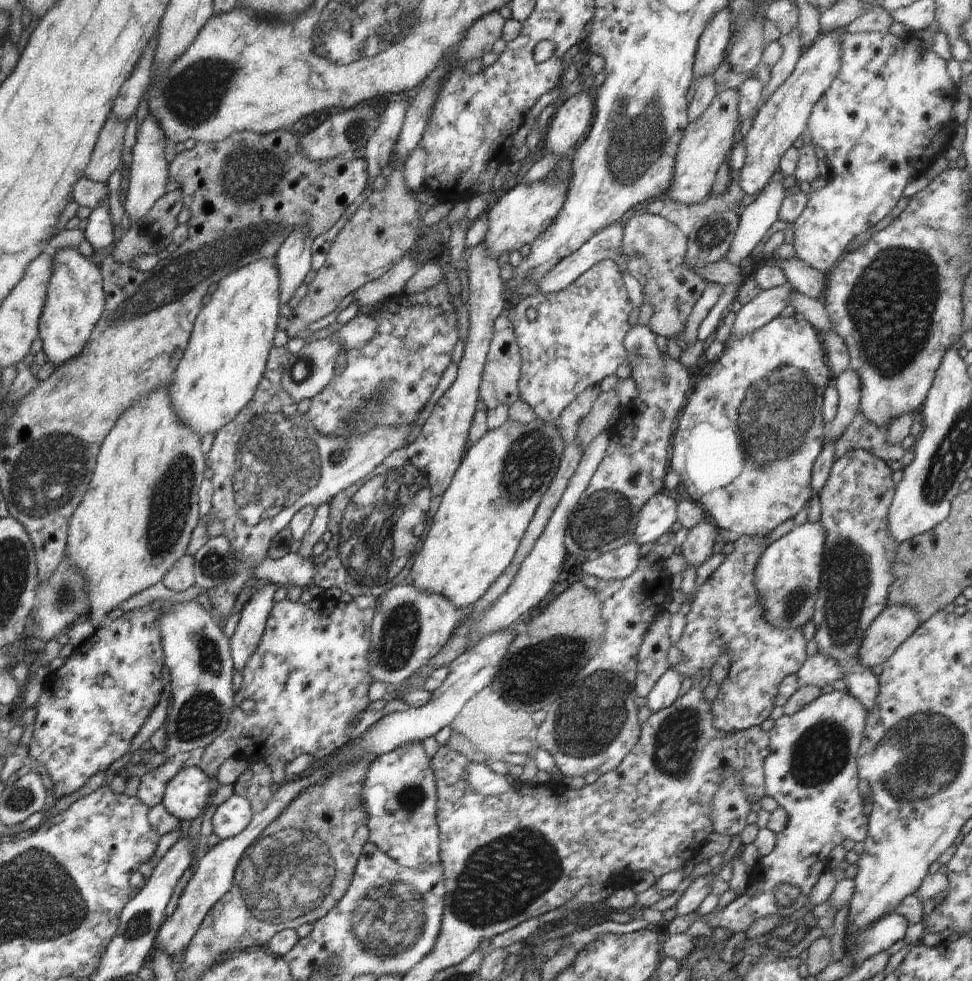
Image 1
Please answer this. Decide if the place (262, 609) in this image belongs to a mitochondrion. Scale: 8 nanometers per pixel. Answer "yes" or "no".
no

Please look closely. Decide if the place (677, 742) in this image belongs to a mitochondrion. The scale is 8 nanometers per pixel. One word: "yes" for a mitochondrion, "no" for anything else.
yes

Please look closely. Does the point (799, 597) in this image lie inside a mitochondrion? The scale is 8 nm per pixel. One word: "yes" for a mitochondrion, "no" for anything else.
yes

